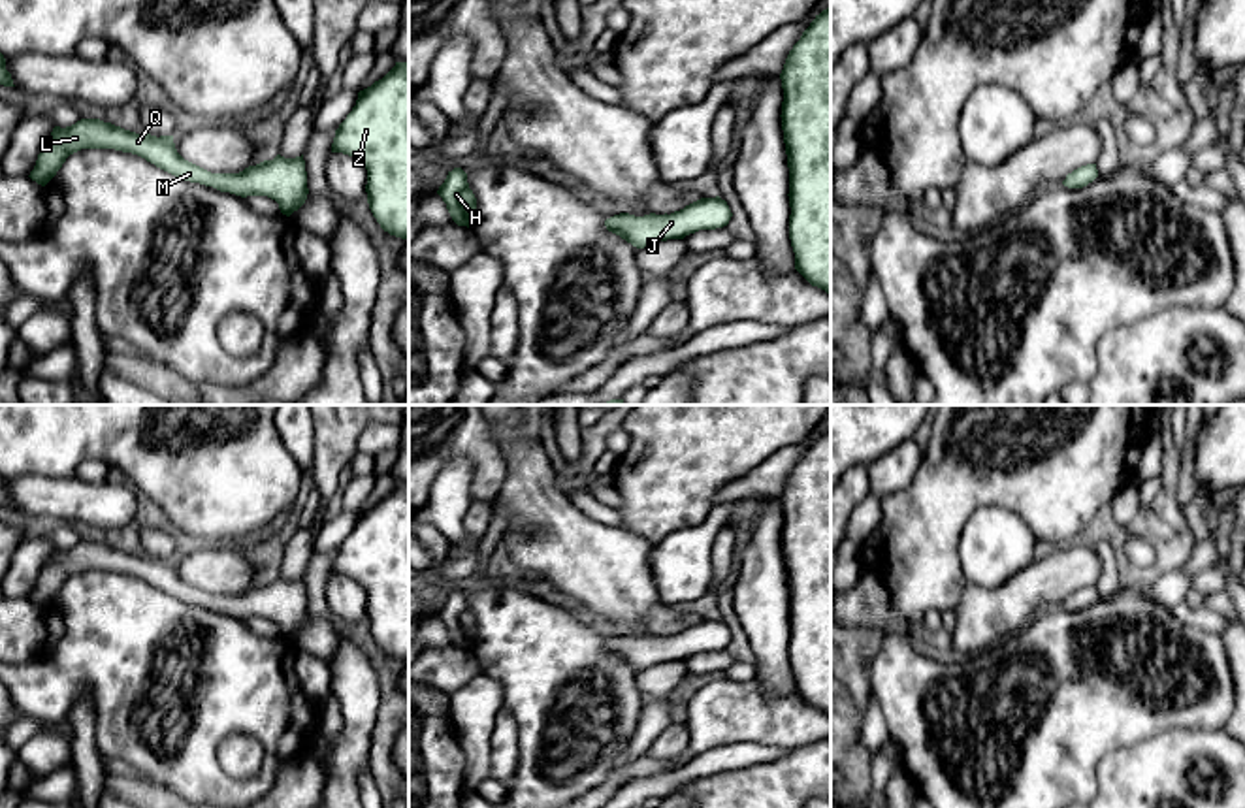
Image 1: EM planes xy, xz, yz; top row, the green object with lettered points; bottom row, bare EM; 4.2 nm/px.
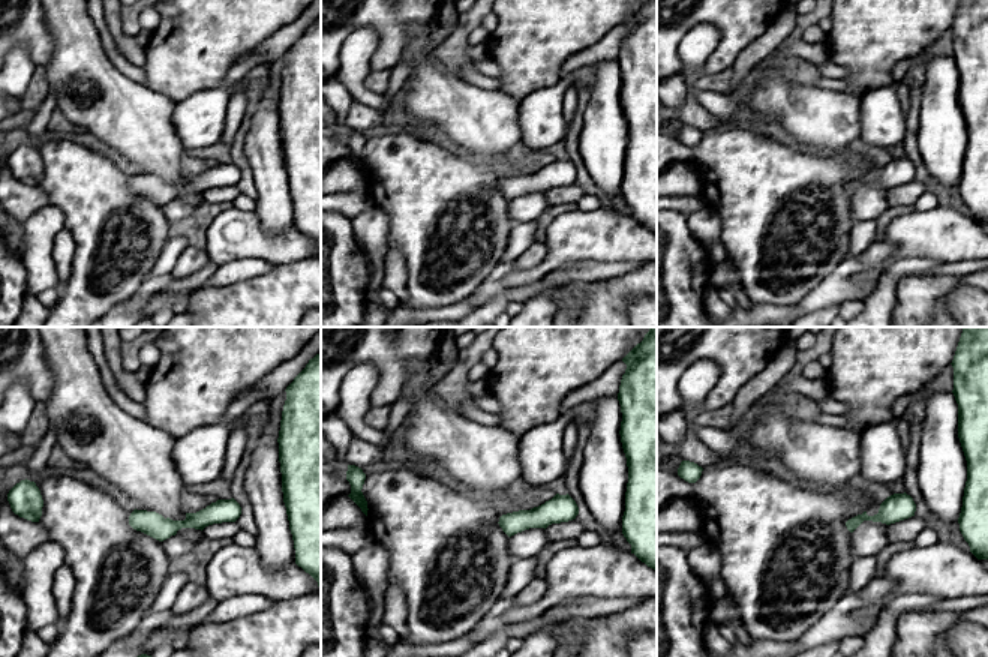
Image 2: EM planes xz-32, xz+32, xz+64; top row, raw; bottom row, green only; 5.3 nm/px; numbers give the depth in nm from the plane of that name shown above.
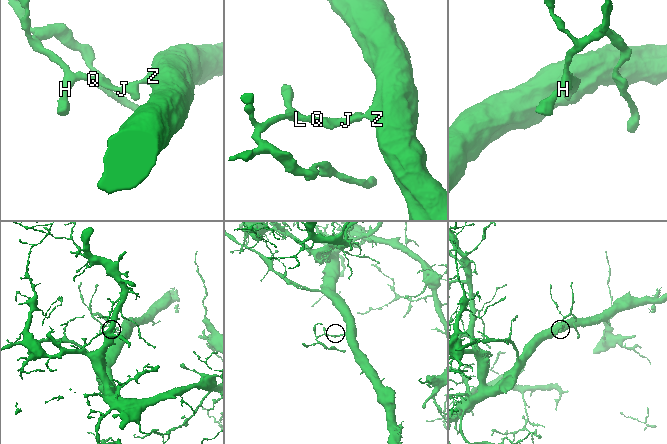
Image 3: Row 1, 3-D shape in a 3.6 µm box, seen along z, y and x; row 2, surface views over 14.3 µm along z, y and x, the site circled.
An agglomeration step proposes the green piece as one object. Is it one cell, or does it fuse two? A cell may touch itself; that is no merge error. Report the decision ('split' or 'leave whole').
leave whole

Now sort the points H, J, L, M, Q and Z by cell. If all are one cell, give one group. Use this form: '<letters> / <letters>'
H J L M Q Z

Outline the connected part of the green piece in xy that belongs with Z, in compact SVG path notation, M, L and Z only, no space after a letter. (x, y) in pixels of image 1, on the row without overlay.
M409 484L358 514L356 527L335 552L331 574L356 580L367 591L367 625L384 654L409 661Z

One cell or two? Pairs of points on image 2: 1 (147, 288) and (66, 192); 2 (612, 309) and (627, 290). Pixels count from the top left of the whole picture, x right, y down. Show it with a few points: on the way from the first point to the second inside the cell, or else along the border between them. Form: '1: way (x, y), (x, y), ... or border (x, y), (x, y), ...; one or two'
1: border (149, 278), (128, 299); two
2: way (612, 305), (622, 294); one

